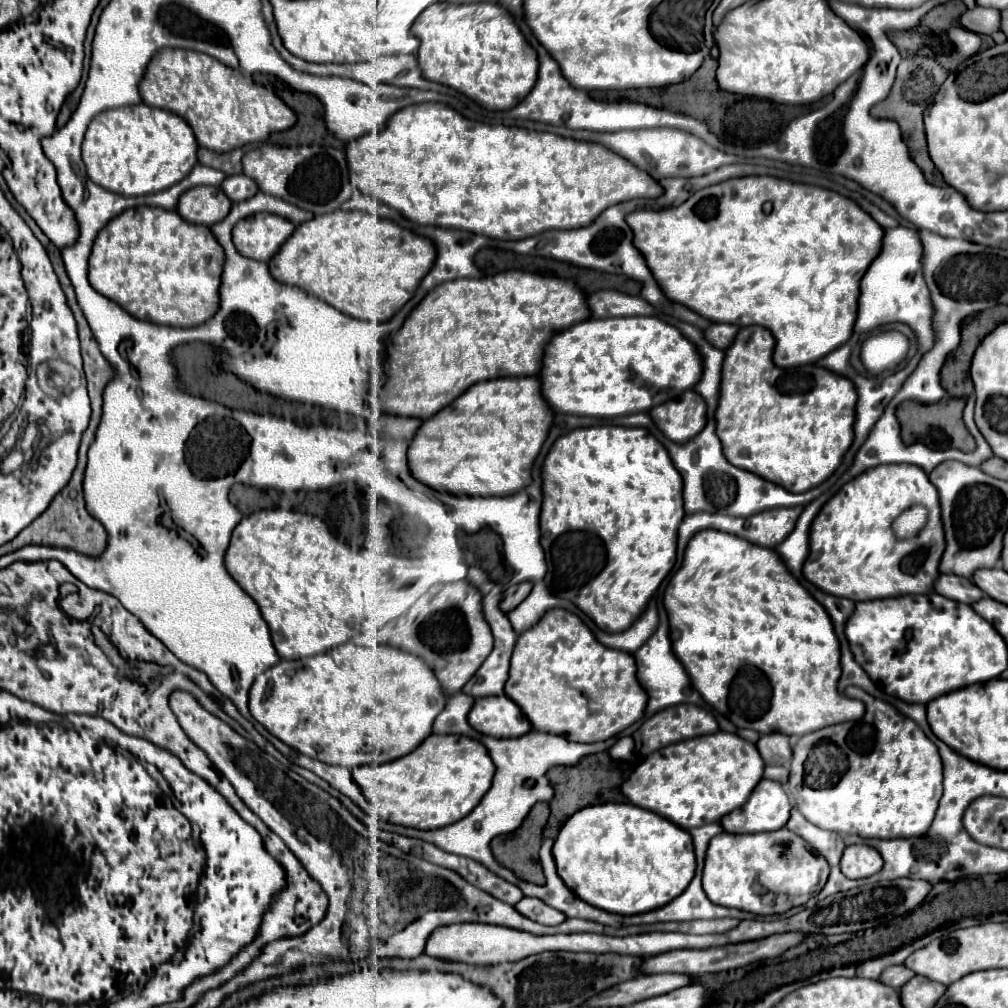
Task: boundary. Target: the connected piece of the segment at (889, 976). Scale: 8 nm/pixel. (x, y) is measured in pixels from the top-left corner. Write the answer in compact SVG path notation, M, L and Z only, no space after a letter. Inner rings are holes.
M896 965L896 967L888 967L884 969L884 973L878 977L880 983L892 987L892 989L900 989L902 985L906 985L910 979L914 977L914 973L910 969L906 969L904 965Z

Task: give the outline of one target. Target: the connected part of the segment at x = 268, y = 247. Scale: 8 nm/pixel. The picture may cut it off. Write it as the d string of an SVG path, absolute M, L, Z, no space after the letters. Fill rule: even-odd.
M256 213L238 221L232 229L232 243L242 257L270 261L280 245L292 235L294 225L272 213Z

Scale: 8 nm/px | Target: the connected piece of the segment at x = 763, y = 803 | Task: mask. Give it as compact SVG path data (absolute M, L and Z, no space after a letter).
M762 779L746 805L724 815L720 825L726 833L760 833L782 829L790 817L790 803L780 783Z

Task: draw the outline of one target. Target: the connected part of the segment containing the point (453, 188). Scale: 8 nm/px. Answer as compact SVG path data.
M420 103L420 105L410 105L400 109L398 113L394 113L388 119L388 125L384 131L380 133L370 133L368 137L360 137L356 141L350 141L346 145L346 157L348 157L348 175L350 175L350 183L374 197L380 203L386 203L388 207L396 209L398 213L402 213L408 221L418 223L418 225L434 225L434 227L444 227L444 229L460 229L460 231L470 231L476 235L484 235L484 237L492 237L492 239L526 239L530 235L548 231L548 229L576 229L576 227L584 227L590 225L590 221L594 221L600 211L604 211L608 205L616 205L622 201L630 201L630 199L640 199L640 197L660 197L662 195L662 187L642 169L634 167L630 161L626 161L624 157L616 155L614 151L598 145L598 143L586 143L586 141L574 141L574 139L564 139L560 135L554 133L540 133L540 131L526 131L526 129L516 129L516 127L502 127L502 125L482 125L476 121L468 121L466 117L462 117L460 113L456 113L454 109L450 109L448 105L442 103Z

